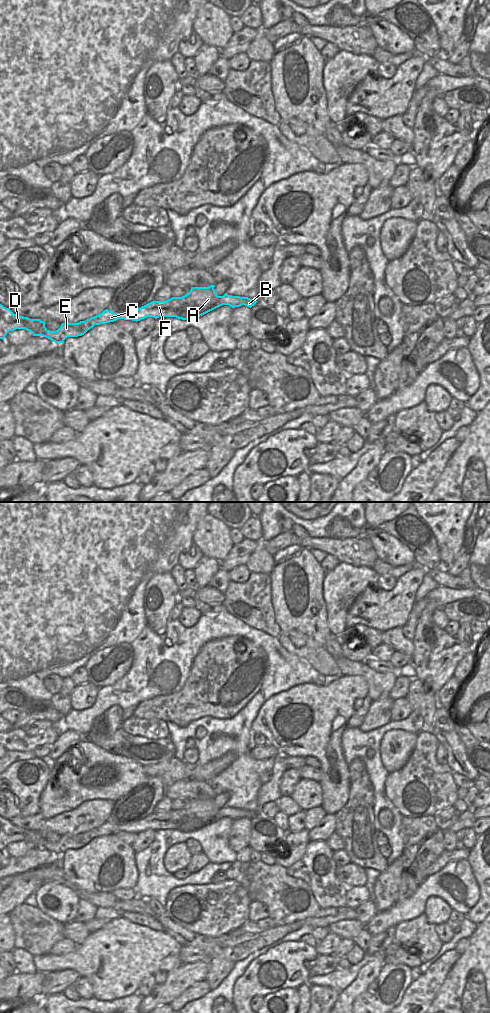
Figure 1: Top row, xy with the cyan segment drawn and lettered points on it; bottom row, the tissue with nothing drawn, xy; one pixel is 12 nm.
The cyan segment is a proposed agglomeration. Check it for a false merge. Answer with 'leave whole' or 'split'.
split

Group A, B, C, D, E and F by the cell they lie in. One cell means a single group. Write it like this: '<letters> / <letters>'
A C D E F / B

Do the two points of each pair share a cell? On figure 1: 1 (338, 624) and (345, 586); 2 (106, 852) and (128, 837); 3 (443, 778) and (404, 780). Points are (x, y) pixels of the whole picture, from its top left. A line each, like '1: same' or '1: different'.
1: same
2: different
3: same

